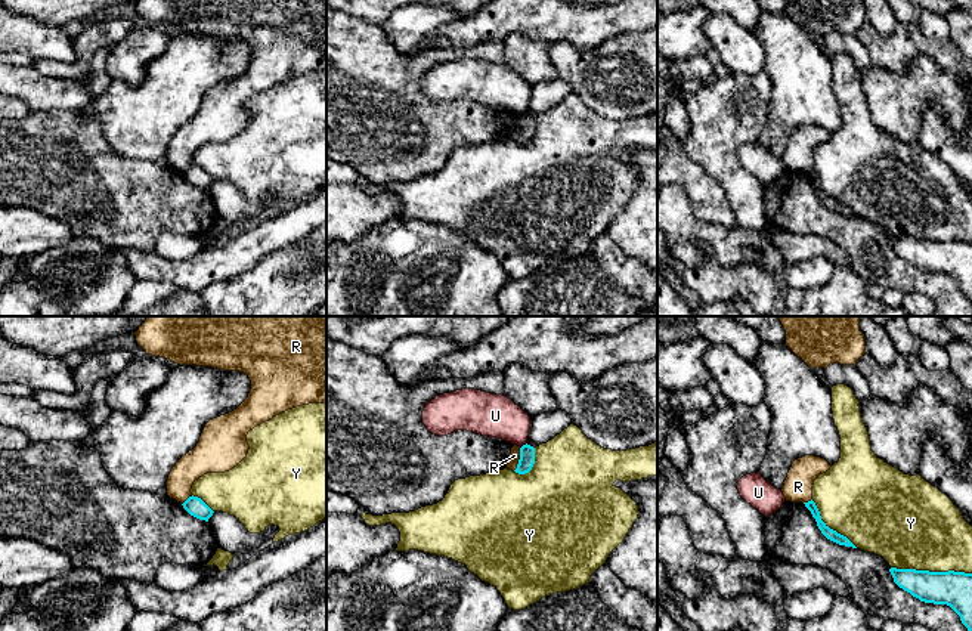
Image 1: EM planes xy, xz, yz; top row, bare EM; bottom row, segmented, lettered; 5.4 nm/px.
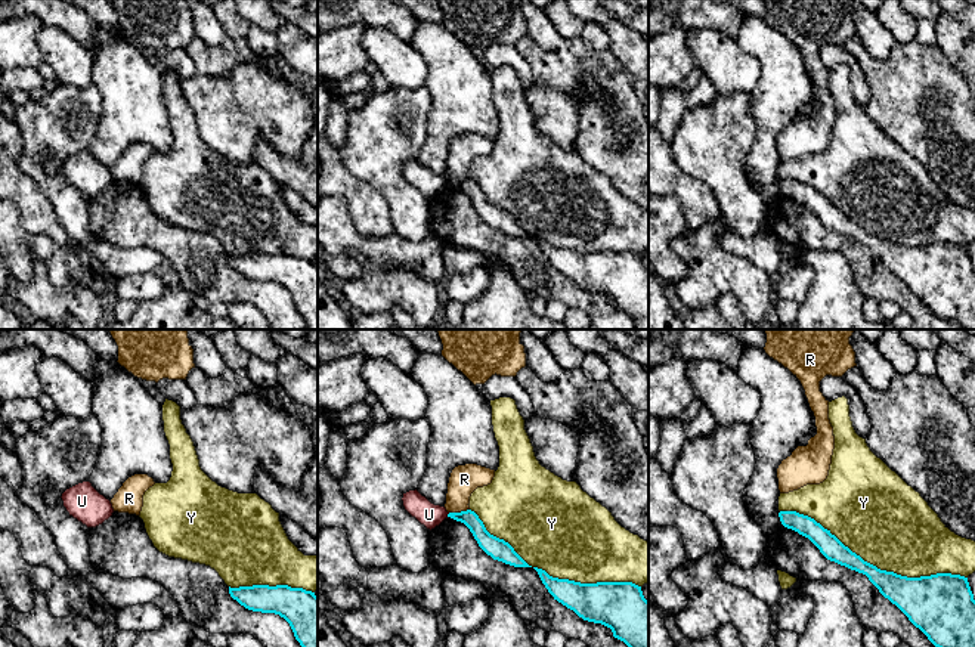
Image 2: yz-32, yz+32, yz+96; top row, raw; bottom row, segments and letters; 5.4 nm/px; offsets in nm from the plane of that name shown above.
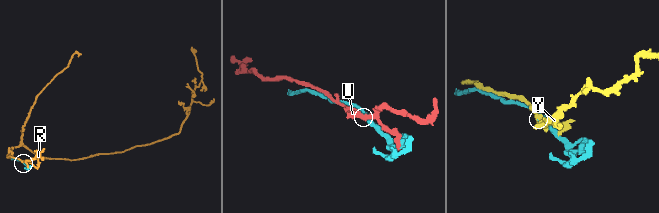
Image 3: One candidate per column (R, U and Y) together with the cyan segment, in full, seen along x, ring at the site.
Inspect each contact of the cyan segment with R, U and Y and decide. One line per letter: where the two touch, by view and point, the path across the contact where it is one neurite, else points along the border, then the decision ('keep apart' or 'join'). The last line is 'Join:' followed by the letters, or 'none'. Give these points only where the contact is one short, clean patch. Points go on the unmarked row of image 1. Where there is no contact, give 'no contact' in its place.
R: contact xz (519, 129); border xz (520, 117), (520, 126), (513, 139); keep apart
U: contact xz (523, 114); keep apart
Y: contact yz (931, 241); keep apart
Join: none

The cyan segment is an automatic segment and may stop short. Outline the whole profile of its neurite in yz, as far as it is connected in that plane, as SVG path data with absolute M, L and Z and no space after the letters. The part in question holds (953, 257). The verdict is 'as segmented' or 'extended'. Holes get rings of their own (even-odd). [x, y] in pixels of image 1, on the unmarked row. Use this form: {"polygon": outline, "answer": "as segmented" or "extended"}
{"polygon": "M889 238L894 251L925 272L947 273L972 303L972 242Z", "answer": "as segmented"}

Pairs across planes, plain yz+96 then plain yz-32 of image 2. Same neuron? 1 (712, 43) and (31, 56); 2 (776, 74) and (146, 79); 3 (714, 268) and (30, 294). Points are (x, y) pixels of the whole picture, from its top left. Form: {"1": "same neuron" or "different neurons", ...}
{"1": "different neurons", "2": "same neuron", "3": "same neuron"}

